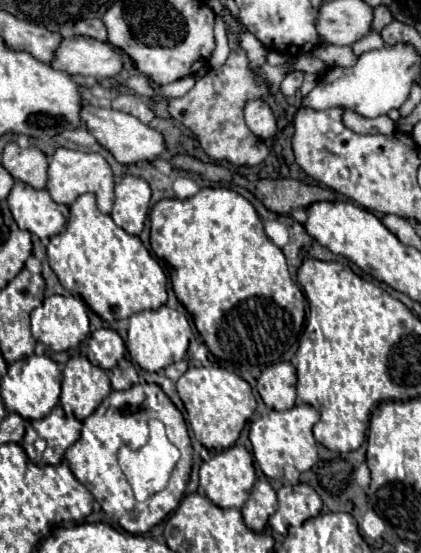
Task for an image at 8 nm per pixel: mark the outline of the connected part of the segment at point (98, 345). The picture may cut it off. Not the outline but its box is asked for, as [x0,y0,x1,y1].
[87,328,126,370]

